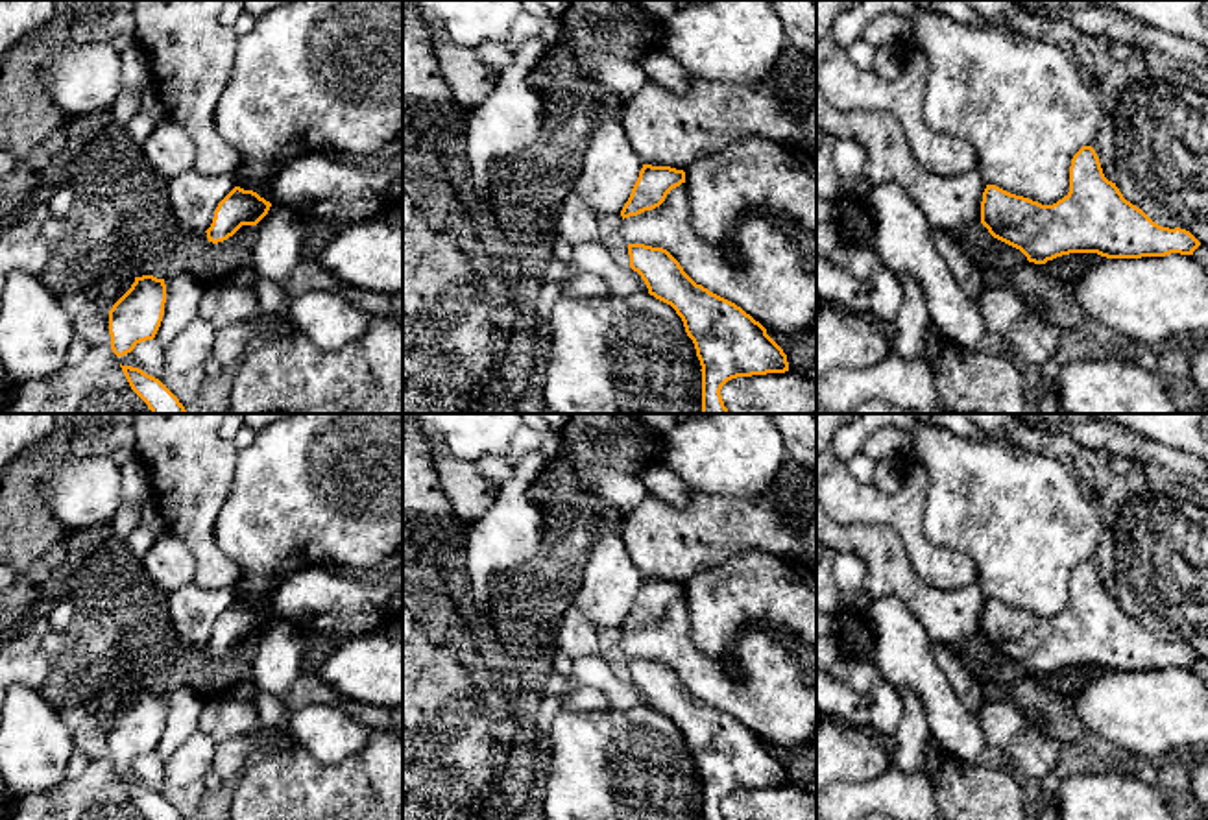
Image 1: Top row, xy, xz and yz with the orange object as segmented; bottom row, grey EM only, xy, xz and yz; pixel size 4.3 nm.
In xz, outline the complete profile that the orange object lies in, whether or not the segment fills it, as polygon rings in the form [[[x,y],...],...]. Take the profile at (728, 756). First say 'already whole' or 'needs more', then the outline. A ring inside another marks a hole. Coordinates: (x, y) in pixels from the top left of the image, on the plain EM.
already whole | [[[628,657],[628,669],[630,681],[641,689],[648,707],[676,724],[695,757],[702,779],[702,820],[724,820],[720,803],[731,792],[789,785],[787,768],[767,742],[735,717],[696,698],[667,663]]]

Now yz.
already whole | [[[1092,560],[1073,569],[1069,606],[1053,619],[986,598],[981,637],[1034,678],[1069,667],[1106,672],[1193,669],[1201,659],[1190,645],[1162,641],[1127,615],[1116,597],[1105,591]]]

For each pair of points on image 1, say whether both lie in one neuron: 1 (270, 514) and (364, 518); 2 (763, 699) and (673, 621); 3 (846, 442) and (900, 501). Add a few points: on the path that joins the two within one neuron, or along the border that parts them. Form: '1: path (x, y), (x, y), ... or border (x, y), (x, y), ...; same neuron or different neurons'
1: path (294, 514), (340, 514); same neuron
2: path (736, 687), (712, 680), (680, 649); same neuron
3: border (837, 458), (845, 464); different neurons

